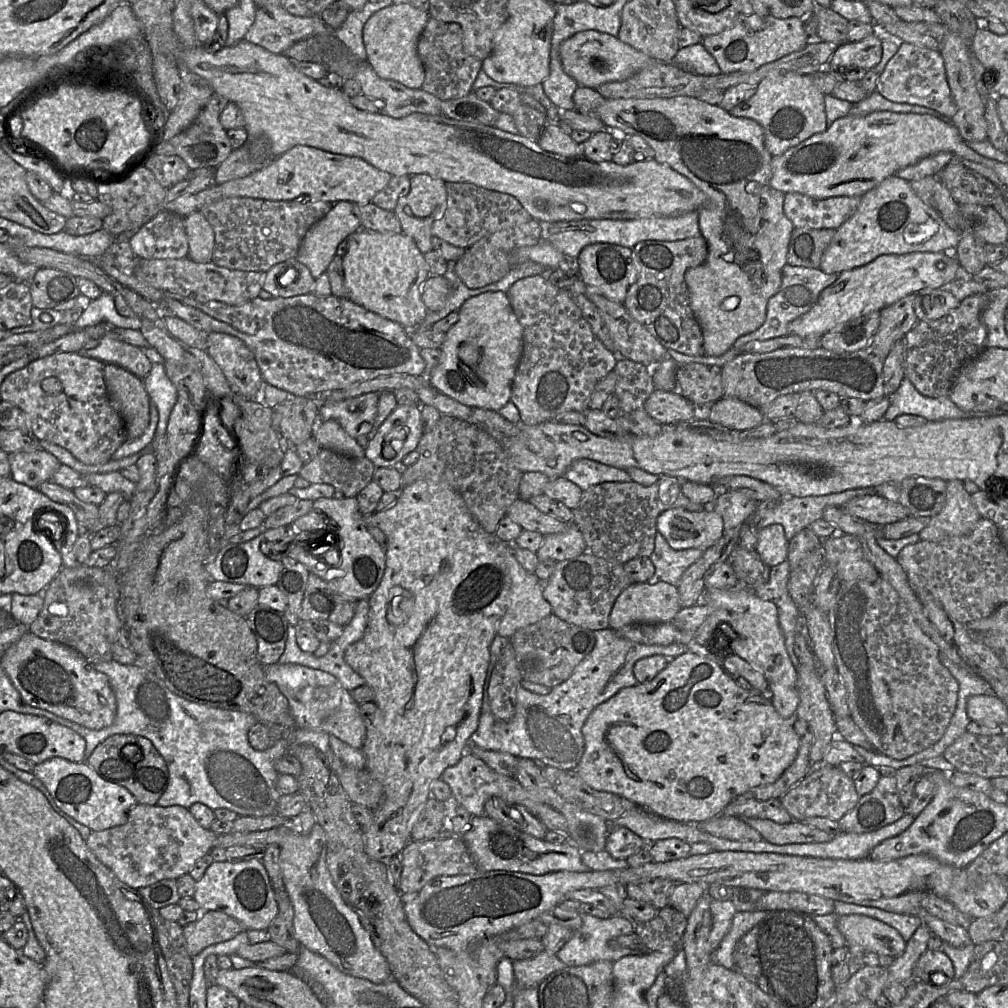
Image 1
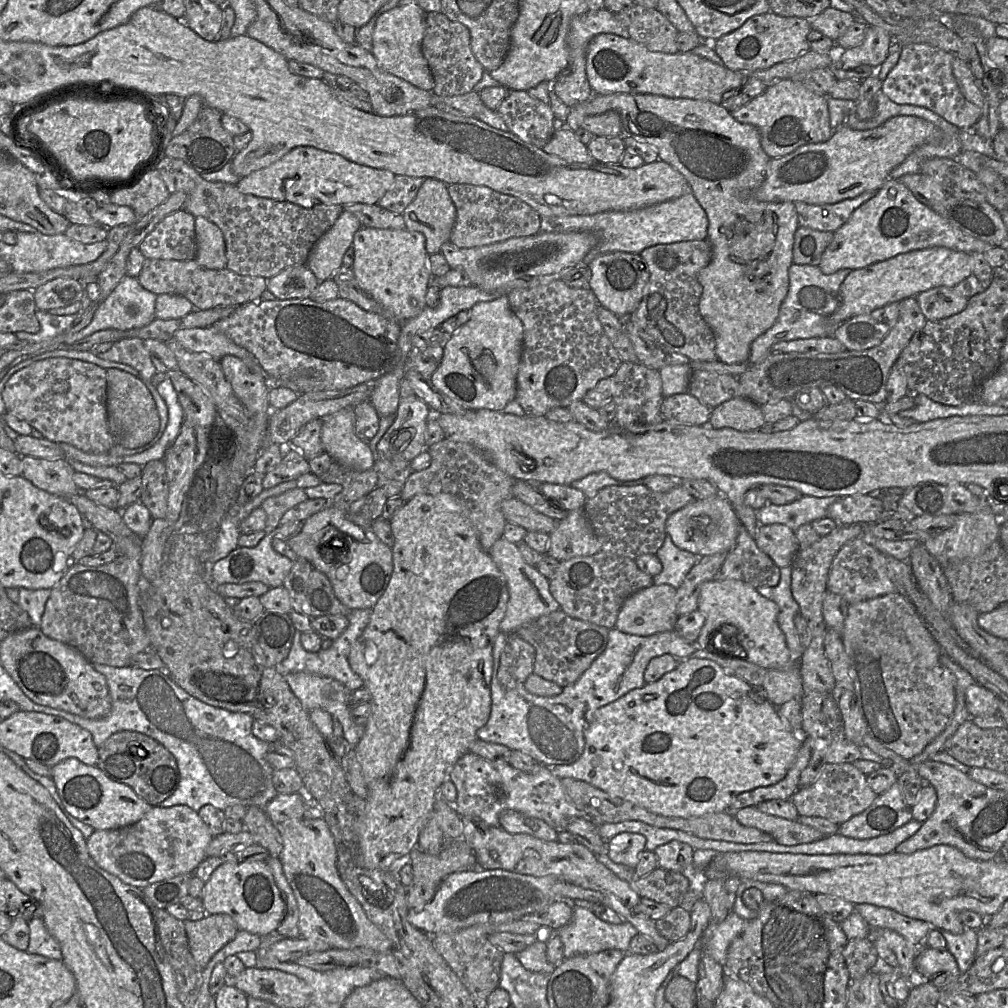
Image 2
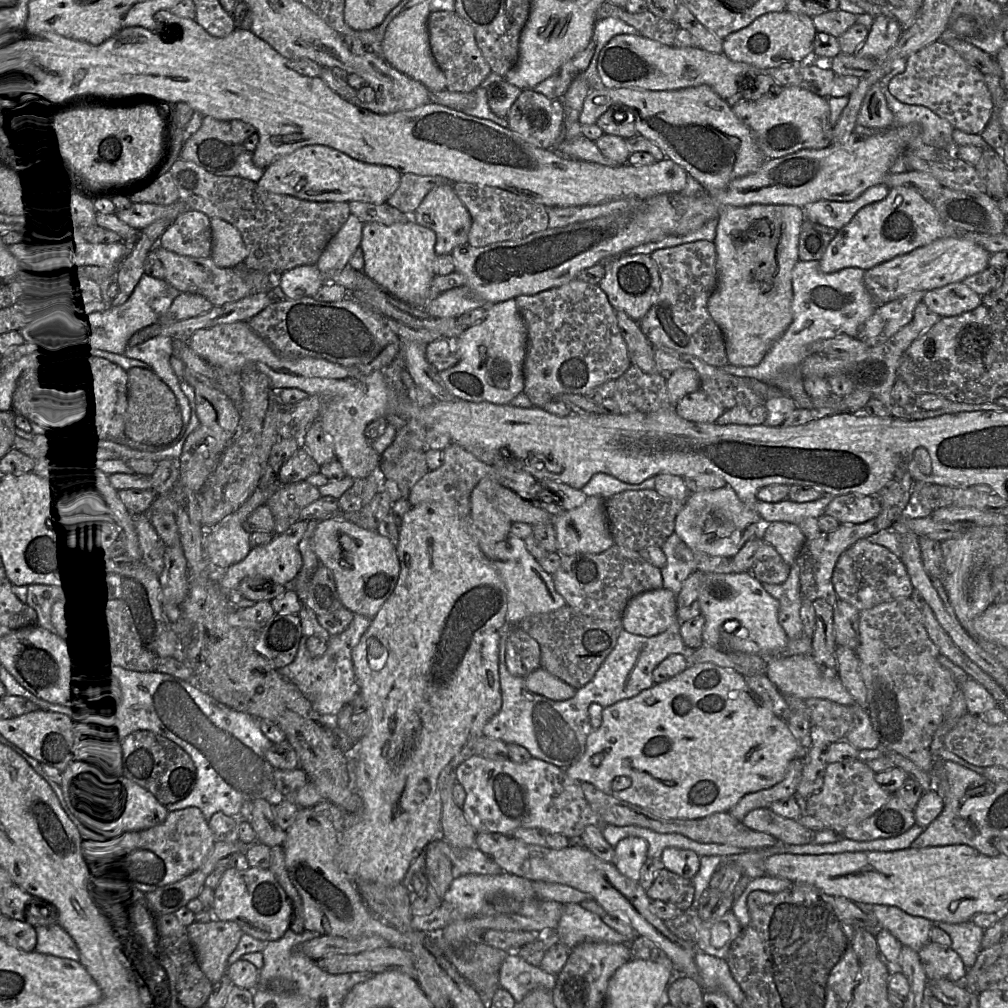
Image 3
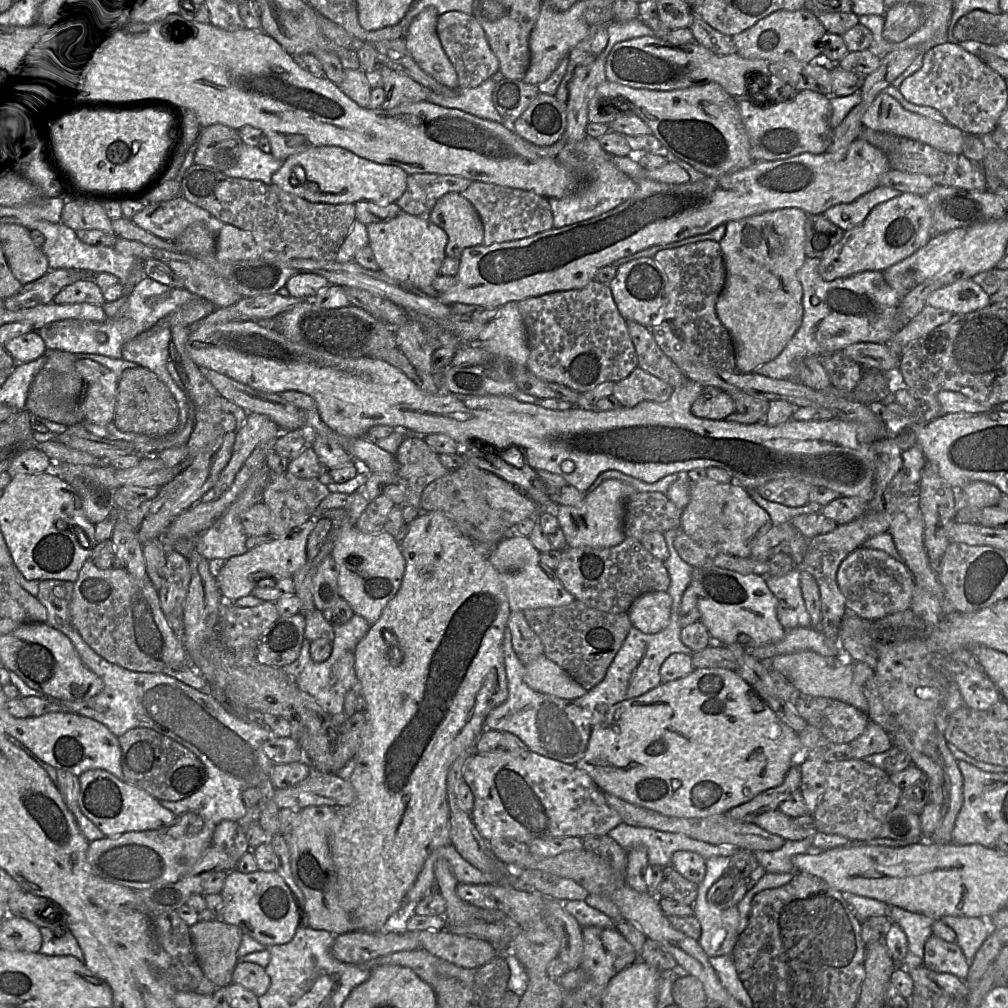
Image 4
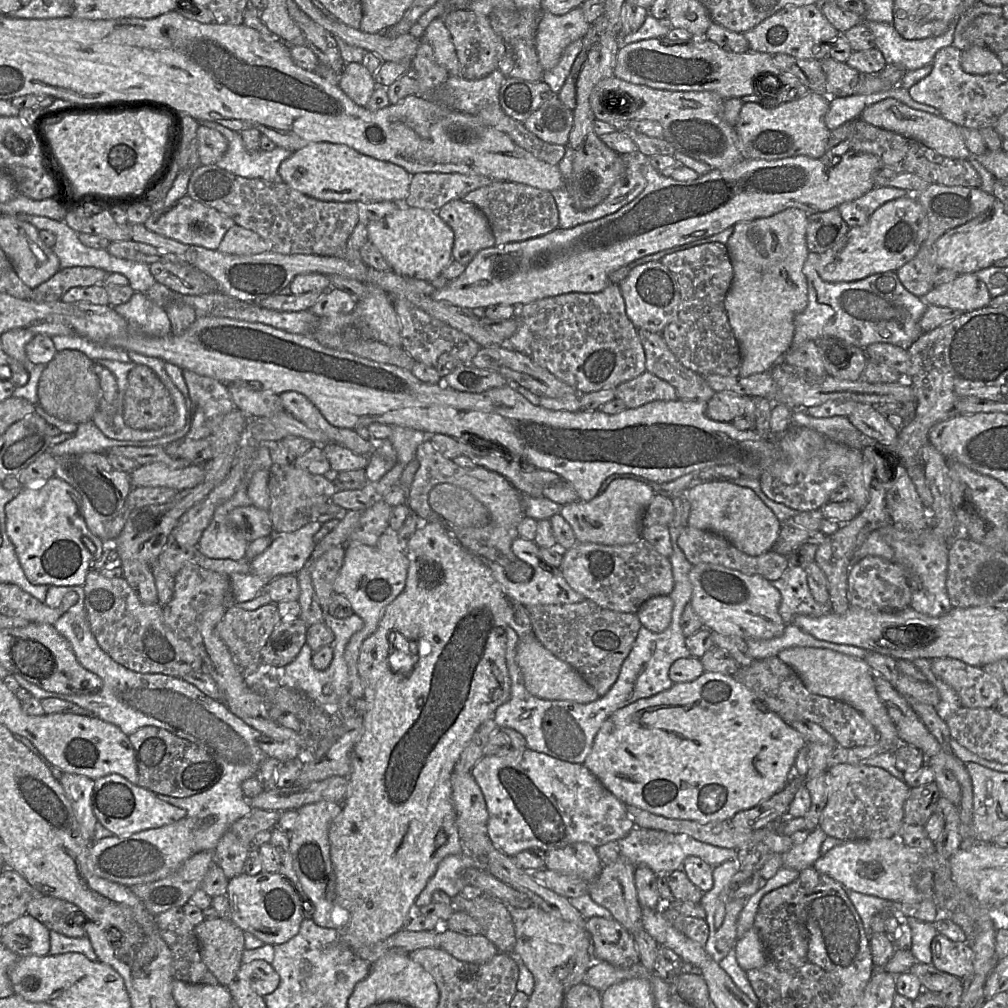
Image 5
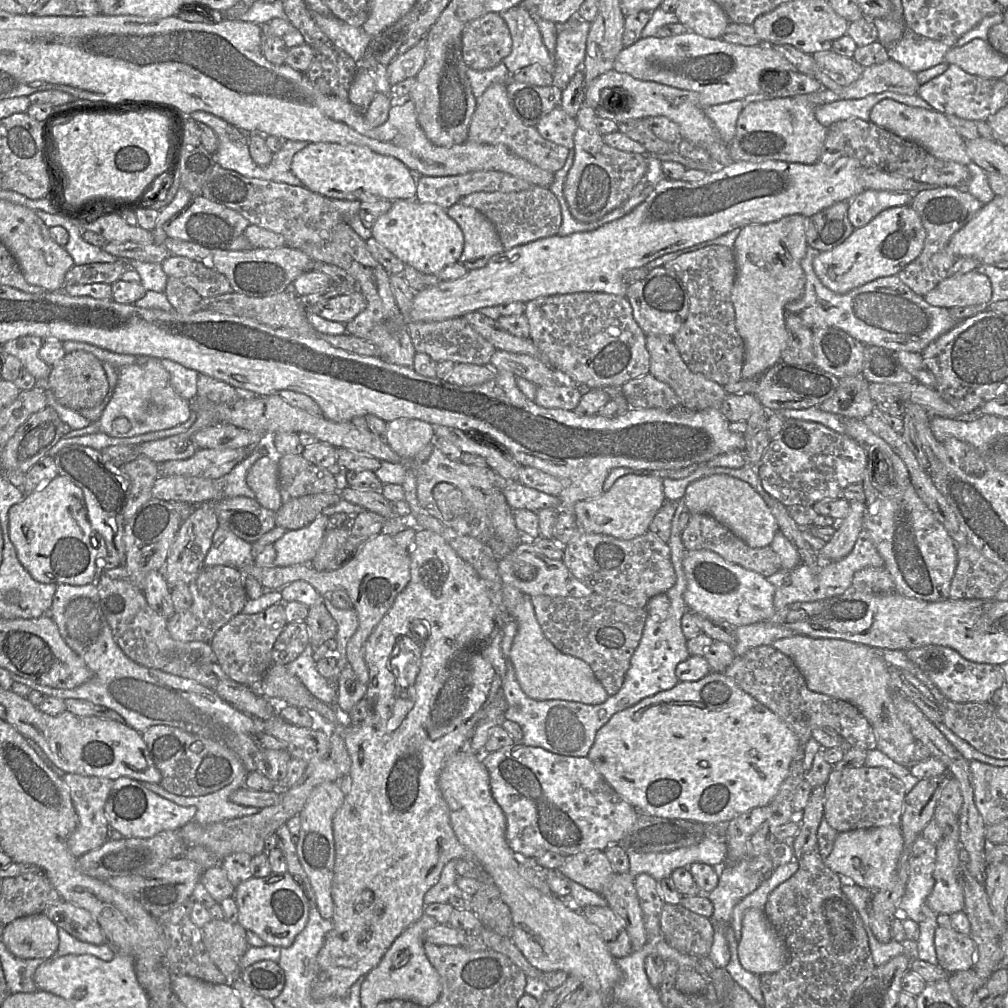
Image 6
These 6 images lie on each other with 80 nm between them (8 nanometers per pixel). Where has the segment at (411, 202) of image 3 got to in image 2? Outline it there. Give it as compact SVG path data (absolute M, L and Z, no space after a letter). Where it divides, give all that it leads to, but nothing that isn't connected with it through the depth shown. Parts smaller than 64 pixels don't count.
M396 175L392 187L384 194L377 204L394 213L402 214L414 200L427 177L411 177Z

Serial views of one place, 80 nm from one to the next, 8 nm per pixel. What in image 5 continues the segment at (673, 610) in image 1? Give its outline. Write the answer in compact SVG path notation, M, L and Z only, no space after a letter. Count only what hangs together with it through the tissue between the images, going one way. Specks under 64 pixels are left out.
M669 595L654 596L645 601L637 611L641 625L651 632L664 631L671 622L673 601Z

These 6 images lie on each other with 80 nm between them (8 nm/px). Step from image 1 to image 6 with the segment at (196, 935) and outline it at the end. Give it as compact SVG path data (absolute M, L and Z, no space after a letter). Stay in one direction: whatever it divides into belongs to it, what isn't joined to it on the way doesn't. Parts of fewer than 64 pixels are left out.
M213 919L200 929L210 959L226 977L227 982L239 977L239 962L249 947L246 930L238 923Z

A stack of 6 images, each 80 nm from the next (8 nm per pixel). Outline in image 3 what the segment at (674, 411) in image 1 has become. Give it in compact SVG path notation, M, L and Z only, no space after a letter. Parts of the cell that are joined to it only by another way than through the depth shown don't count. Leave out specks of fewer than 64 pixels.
M698 390L680 399L675 410L680 417L686 420L714 423L726 409L704 391Z

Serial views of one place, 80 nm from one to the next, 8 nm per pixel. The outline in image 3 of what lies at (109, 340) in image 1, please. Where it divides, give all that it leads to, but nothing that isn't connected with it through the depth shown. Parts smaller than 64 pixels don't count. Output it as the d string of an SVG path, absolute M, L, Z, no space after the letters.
M158 335L135 345L127 342L122 355L144 362L170 388L174 396L175 393L178 395L183 408L183 424L185 425L189 421L191 409L186 396L181 391L180 381L170 366L172 341L170 337Z

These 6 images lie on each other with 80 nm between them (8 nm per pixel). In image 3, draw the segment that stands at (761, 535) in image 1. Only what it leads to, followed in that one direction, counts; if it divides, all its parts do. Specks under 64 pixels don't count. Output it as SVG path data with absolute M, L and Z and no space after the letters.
M785 522L764 524L760 536L765 543L773 546L782 559L791 566L795 565L797 556L806 541L796 524Z

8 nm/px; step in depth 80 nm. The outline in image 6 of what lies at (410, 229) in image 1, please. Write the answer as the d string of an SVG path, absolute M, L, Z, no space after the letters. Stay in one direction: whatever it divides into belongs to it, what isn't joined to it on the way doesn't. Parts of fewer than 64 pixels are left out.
M458 202L446 211L464 234L464 249L458 261L468 271L484 267L493 256L505 251L494 225L479 210Z

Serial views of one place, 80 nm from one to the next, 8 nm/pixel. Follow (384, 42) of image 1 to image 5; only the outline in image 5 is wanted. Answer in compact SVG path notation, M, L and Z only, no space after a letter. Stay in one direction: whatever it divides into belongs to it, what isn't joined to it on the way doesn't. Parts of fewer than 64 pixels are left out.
M436 18L429 23L421 41L432 47L435 60L447 70L449 76L461 76L455 48L442 19Z

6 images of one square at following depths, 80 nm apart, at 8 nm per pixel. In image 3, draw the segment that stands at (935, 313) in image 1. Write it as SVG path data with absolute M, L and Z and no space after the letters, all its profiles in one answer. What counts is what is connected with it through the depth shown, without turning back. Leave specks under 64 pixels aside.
M962 282L926 291L922 299L922 302L940 317L956 316L969 312L977 308L981 301L982 296Z

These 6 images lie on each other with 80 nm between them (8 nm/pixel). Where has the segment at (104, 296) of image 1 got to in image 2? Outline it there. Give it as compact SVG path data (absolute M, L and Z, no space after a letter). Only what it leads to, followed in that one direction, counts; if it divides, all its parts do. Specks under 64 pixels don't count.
M124 276L112 292L103 298L97 305L93 317L88 325L68 337L68 343L80 340L99 330L119 329L129 330L148 325L155 316L155 301L157 295L146 290L137 277Z

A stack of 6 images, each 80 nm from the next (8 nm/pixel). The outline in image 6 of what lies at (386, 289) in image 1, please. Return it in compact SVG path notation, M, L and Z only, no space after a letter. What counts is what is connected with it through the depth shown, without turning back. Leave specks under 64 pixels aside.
M399 199L381 215L371 228L372 235L405 265L420 273L437 275L443 268L459 260L464 249L464 234L446 209L434 203L421 203L416 199Z

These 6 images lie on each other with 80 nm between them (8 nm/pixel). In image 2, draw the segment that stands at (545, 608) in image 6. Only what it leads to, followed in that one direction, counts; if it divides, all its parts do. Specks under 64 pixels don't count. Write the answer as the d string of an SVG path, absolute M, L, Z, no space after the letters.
M558 609L521 625L515 632L535 649L533 673L565 687L576 682L605 650L609 629L572 618Z

